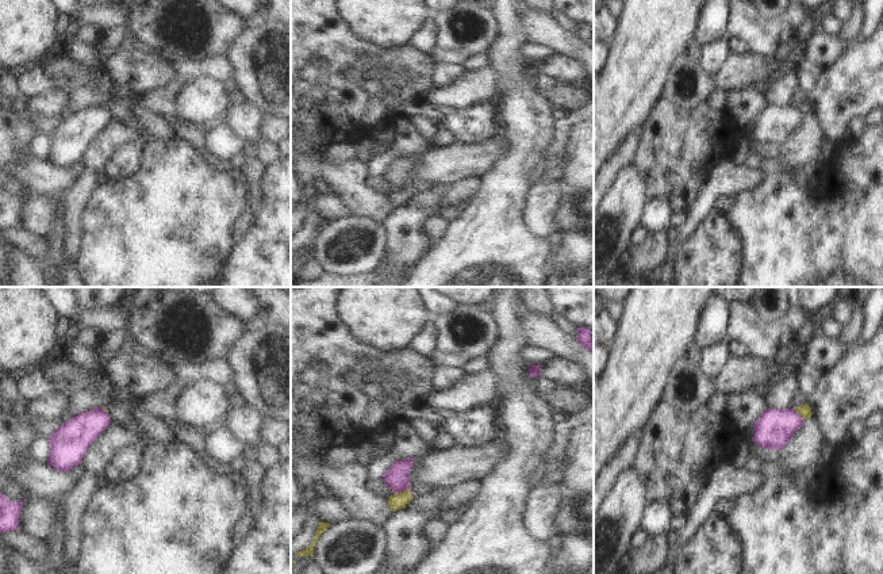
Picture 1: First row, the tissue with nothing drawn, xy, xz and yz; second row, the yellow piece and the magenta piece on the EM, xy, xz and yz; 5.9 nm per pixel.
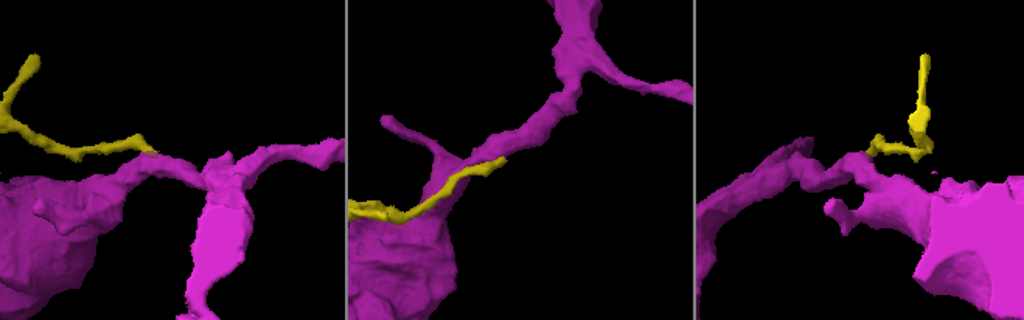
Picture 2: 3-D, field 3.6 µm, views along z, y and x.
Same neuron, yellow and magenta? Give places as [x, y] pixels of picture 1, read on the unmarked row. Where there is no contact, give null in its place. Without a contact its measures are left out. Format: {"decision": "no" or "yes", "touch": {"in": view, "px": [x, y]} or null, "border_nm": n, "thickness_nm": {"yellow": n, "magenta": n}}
{"decision": "no", "touch": {"in": "xz", "px": [402, 188]}, "border_nm": 100, "thickness_nm": {"yellow": 90, "magenta": 150}}

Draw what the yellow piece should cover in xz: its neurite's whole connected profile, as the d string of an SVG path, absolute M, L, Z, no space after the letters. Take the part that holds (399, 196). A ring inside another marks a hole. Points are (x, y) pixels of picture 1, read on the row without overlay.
M412 181L410 185L388 194L388 202L396 208L410 200L414 195L418 195L430 187L431 185L427 181Z

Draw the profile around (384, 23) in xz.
M335 0L335 7L354 38L377 49L408 45L411 35L433 16L425 0Z

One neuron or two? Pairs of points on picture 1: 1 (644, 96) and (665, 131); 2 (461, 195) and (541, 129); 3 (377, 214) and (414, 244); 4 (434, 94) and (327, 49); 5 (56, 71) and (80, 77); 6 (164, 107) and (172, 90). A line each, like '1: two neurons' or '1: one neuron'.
1: two neurons
2: two neurons
3: two neurons
4: two neurons
5: one neuron
6: one neuron

